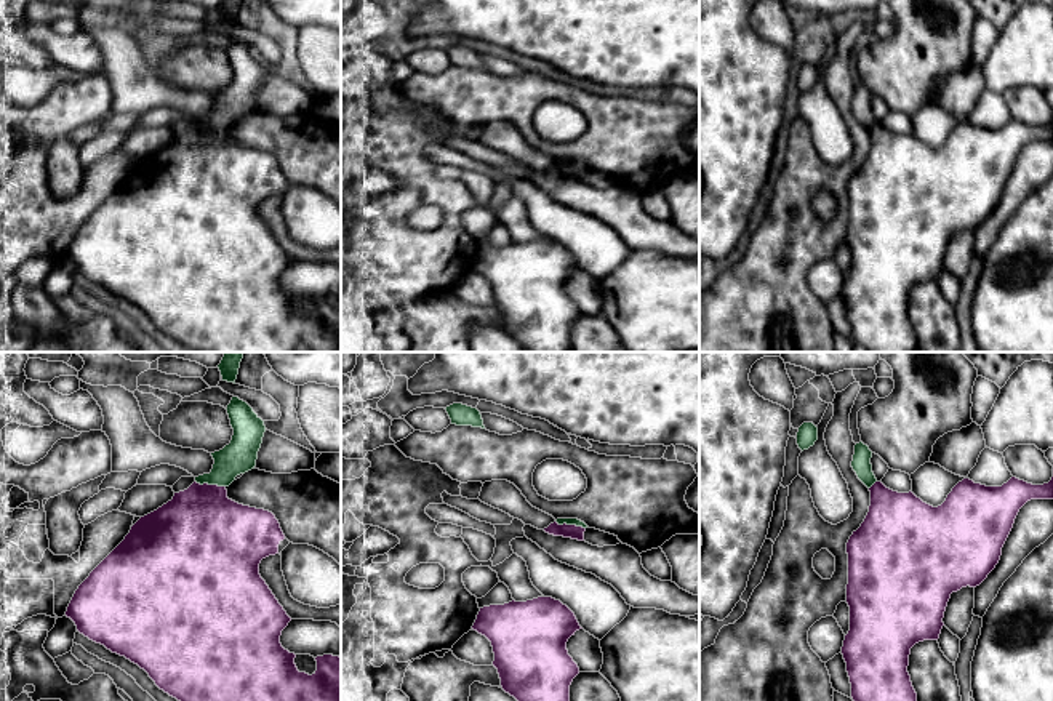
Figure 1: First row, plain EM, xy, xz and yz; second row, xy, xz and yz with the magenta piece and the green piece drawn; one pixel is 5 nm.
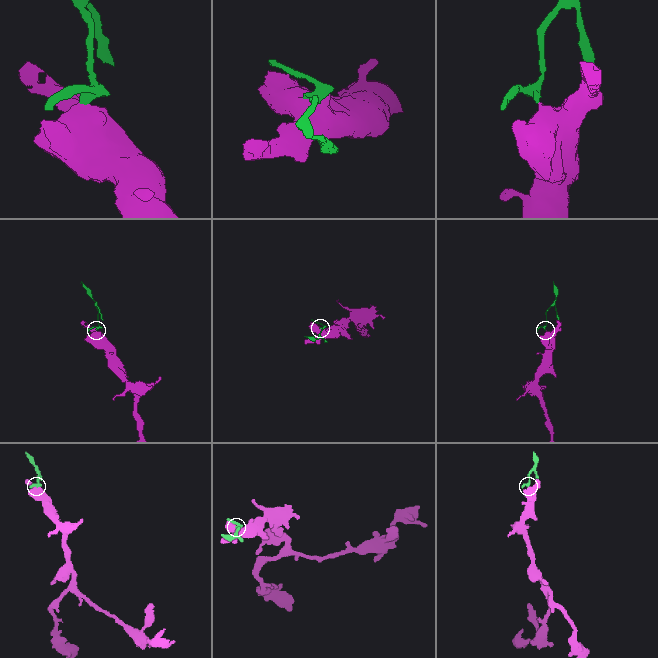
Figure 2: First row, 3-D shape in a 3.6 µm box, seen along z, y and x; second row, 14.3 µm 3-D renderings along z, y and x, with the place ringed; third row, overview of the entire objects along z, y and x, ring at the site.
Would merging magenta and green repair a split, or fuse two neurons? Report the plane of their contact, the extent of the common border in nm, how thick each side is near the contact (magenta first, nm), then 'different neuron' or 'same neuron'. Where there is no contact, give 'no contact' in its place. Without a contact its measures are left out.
contact in xy; length 160 nm; calibres 460 and 170 nm; different neuron

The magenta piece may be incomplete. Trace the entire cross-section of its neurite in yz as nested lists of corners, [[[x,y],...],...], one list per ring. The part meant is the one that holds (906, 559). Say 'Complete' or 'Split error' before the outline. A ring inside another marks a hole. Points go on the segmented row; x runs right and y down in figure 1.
Complete. [[[1011,477],[1002,487],[963,479],[938,507],[912,491],[893,491],[882,482],[875,482],[869,491],[869,512],[847,543],[850,631],[842,655],[851,698],[917,701],[907,672],[911,648],[939,639],[951,594],[967,586],[976,587],[987,578],[1000,560],[1019,509],[1031,499],[1053,499],[1053,477],[1043,485]]]

